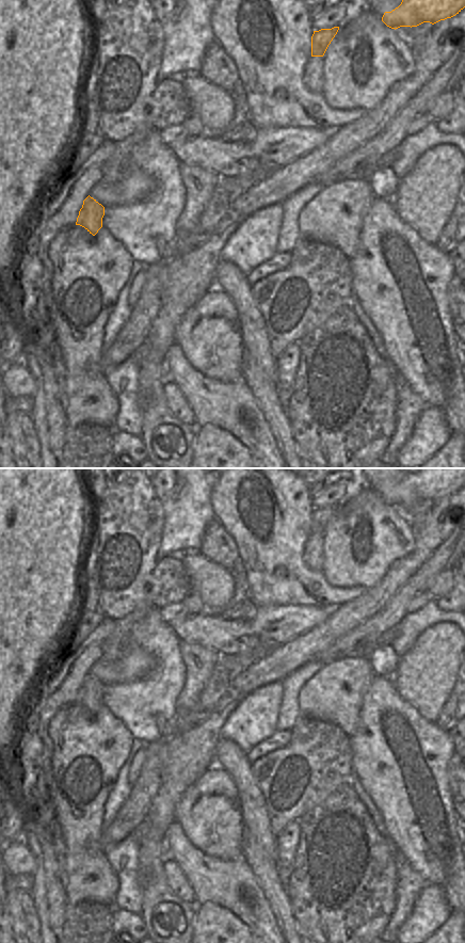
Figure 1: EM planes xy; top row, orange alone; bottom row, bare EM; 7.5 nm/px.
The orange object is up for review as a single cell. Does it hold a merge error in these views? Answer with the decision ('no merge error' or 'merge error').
merge error

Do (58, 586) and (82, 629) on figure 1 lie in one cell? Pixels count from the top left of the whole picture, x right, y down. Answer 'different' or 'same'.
different

